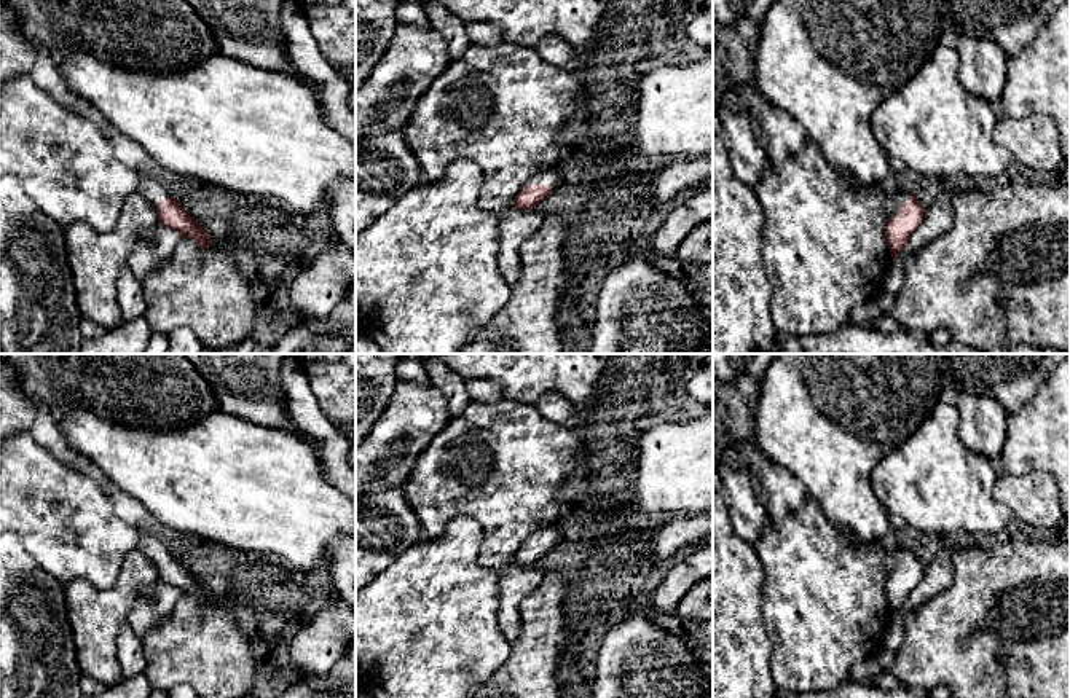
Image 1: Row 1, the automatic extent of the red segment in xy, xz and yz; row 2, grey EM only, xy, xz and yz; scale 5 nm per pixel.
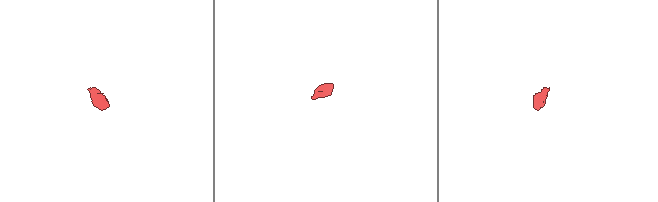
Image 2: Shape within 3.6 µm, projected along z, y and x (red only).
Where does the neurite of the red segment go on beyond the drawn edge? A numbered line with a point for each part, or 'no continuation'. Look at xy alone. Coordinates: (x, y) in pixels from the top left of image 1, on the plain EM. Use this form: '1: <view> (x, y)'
1: xy (152, 547)

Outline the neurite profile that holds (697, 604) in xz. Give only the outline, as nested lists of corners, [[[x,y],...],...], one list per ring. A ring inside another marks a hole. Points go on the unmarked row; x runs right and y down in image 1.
[[[713,574],[683,596],[673,615],[695,623],[713,618]]]

